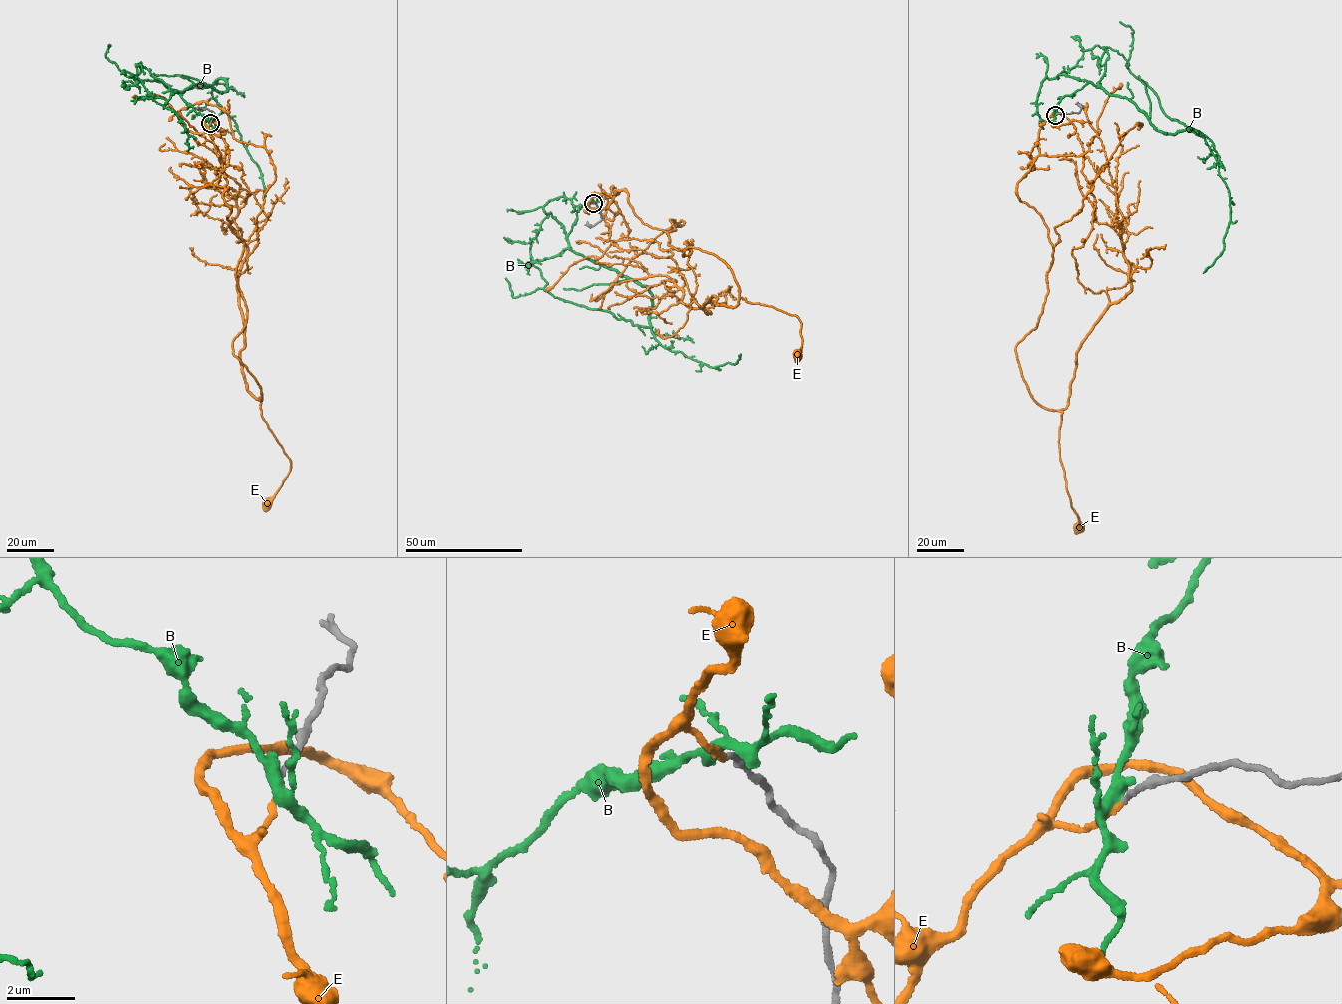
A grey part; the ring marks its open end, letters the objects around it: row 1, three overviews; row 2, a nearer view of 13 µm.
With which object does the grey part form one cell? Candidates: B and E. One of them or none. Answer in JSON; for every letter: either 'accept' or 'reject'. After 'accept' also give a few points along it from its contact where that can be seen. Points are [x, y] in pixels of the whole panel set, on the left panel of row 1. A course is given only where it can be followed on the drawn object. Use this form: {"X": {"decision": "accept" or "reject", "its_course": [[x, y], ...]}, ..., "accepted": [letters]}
{"B": {"decision": "reject"}, "E": {"decision": "accept", "its_course": [[209, 123], [227, 219], [244, 242], [235, 278], [246, 321], [234, 354], [291, 463], [268, 502]]}, "accepted": ["E"]}

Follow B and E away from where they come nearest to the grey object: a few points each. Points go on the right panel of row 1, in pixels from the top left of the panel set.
B: (1056, 114), (1091, 82), (1158, 130), (1200, 134), (1163, 112), (1117, 51), (1099, 62), (1091, 52)
E: (1056, 115), (1017, 186), (1053, 249), (1042, 313), (1015, 349), (1031, 398), (1062, 412), (1079, 527)

